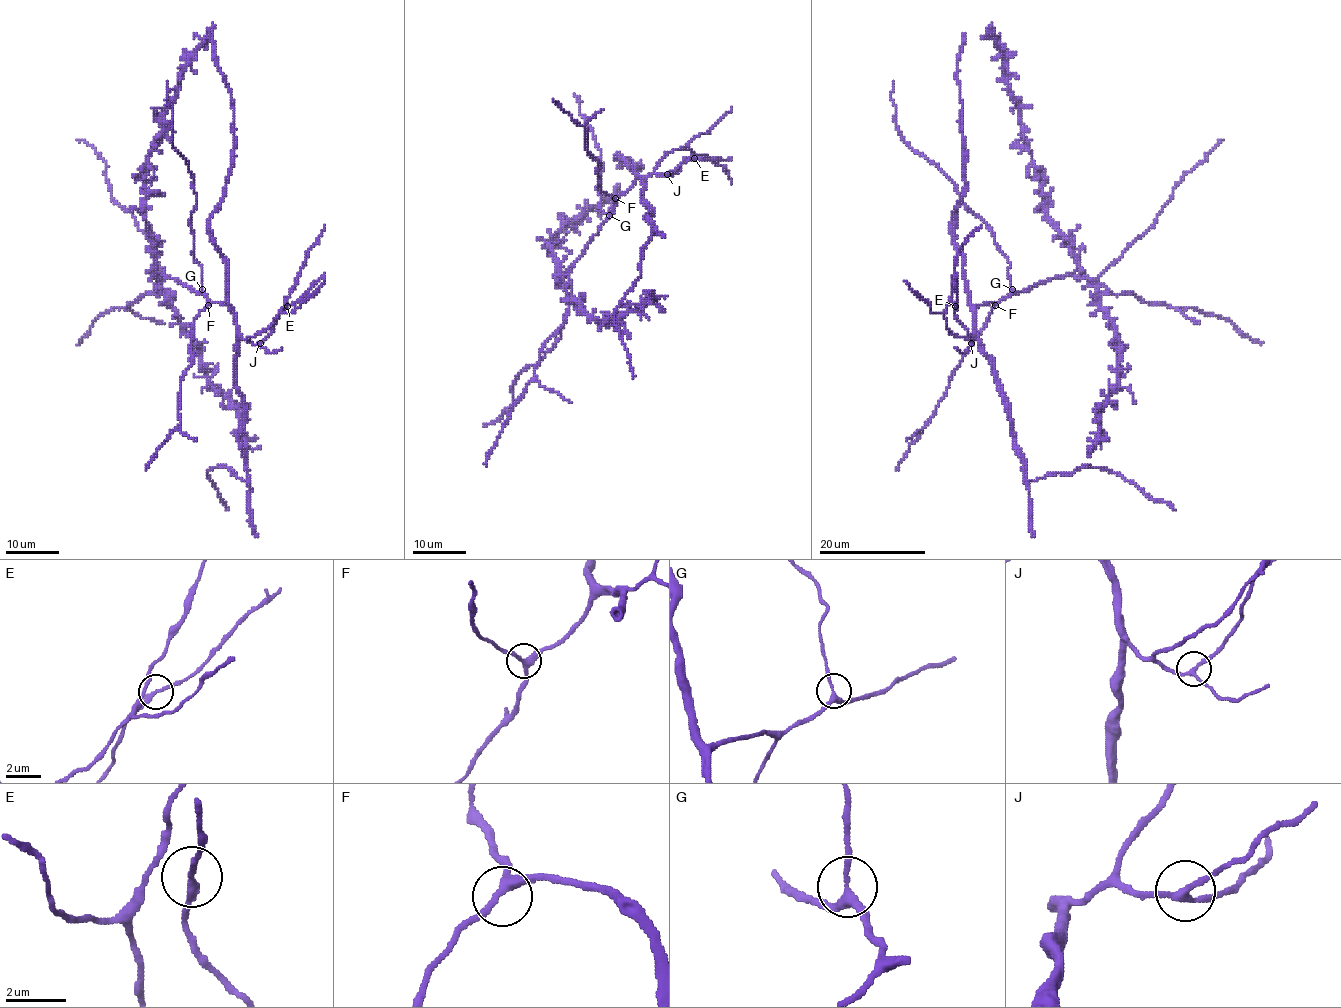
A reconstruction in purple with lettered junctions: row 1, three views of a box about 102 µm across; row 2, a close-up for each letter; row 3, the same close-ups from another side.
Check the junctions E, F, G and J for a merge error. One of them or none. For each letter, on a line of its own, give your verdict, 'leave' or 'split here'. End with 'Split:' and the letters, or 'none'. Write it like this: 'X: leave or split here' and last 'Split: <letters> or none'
E: leave
F: leave
G: leave
J: leave
Split: none

